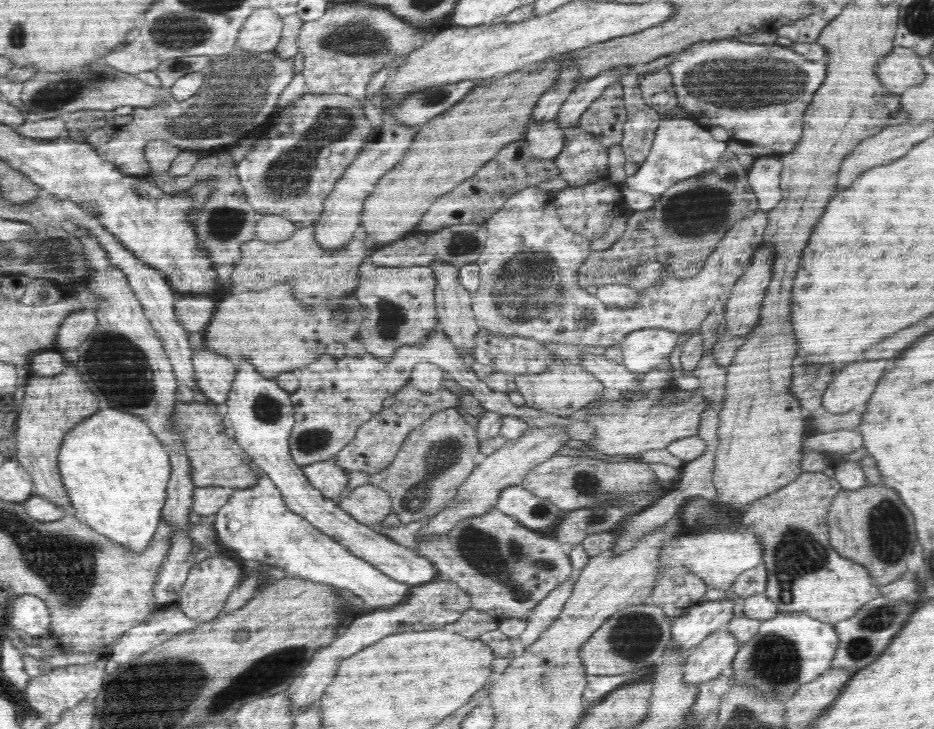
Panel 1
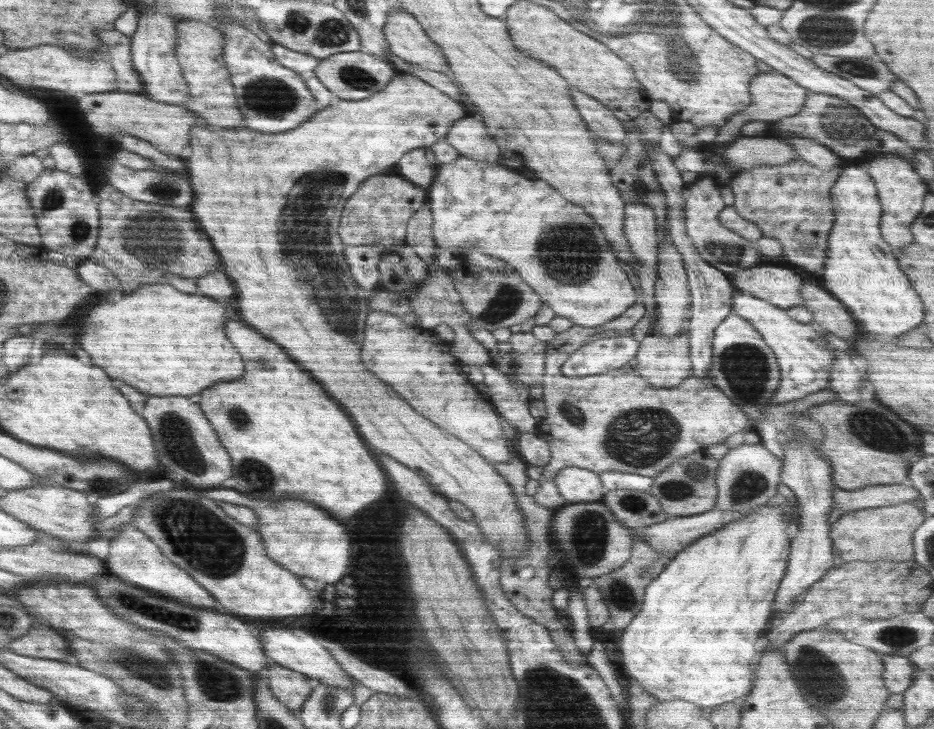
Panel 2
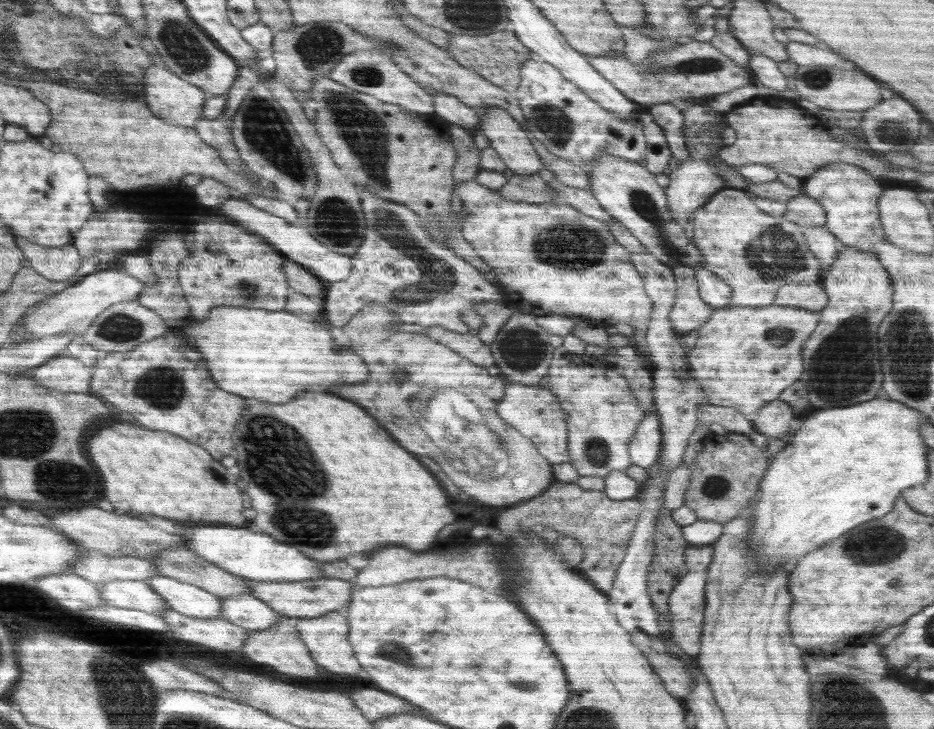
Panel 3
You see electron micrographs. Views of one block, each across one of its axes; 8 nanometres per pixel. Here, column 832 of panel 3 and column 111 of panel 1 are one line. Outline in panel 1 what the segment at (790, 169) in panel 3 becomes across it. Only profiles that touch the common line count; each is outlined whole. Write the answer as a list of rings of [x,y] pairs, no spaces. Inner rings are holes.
[[[233,49],[231,53],[220,57],[210,57],[212,66],[204,70],[206,76],[199,93],[190,96],[182,102],[173,100],[167,104],[154,107],[136,107],[131,122],[122,128],[116,128],[114,136],[108,144],[96,146],[98,154],[108,162],[116,165],[120,172],[133,177],[142,177],[140,174],[150,174],[151,168],[145,158],[144,146],[150,140],[162,138],[184,150],[199,150],[210,152],[208,148],[236,144],[240,138],[258,128],[274,114],[276,102],[280,94],[294,78],[294,57],[290,60],[281,60],[276,52],[257,53]],[[218,64],[218,66],[216,66]],[[224,70],[224,72],[216,72]],[[218,78],[218,82],[216,82]],[[220,84],[220,86],[216,86]],[[230,130],[230,140],[220,140]]]

